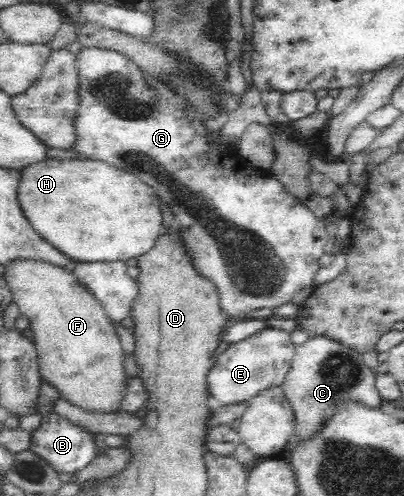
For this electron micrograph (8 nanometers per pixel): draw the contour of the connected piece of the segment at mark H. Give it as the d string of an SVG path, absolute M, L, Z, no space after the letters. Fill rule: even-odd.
M45 156L19 168L16 198L33 229L73 264L125 261L152 249L157 236L163 230L163 214L157 205L155 190L151 187L131 172L127 173L98 159L59 159Z

